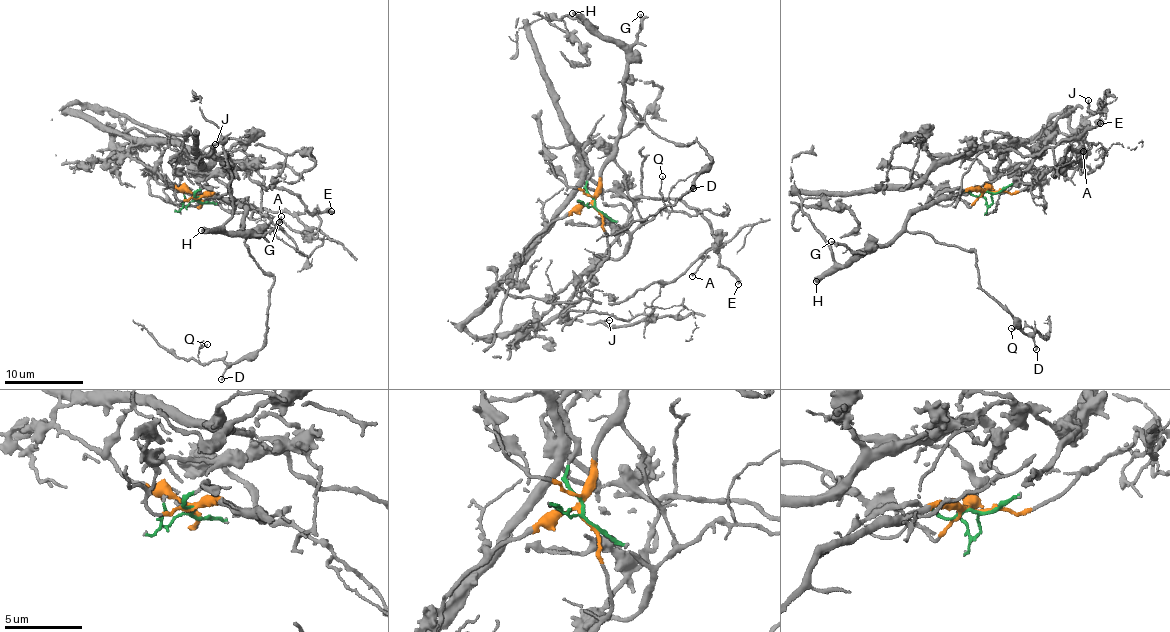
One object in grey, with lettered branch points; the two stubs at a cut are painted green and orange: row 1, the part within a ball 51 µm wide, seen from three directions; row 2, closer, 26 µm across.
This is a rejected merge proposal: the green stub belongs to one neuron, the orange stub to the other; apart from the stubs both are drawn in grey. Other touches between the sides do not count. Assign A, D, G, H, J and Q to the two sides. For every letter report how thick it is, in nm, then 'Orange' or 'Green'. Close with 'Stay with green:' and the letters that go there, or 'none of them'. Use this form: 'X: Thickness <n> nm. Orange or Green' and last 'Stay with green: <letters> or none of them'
A: Thickness 110 nm. Green
D: Thickness 160 nm. Orange
G: Thickness 190 nm. Orange
H: Thickness 420 nm. Orange
J: Thickness 130 nm. Green
Q: Thickness 90 nm. Orange
Stay with green: A, J

